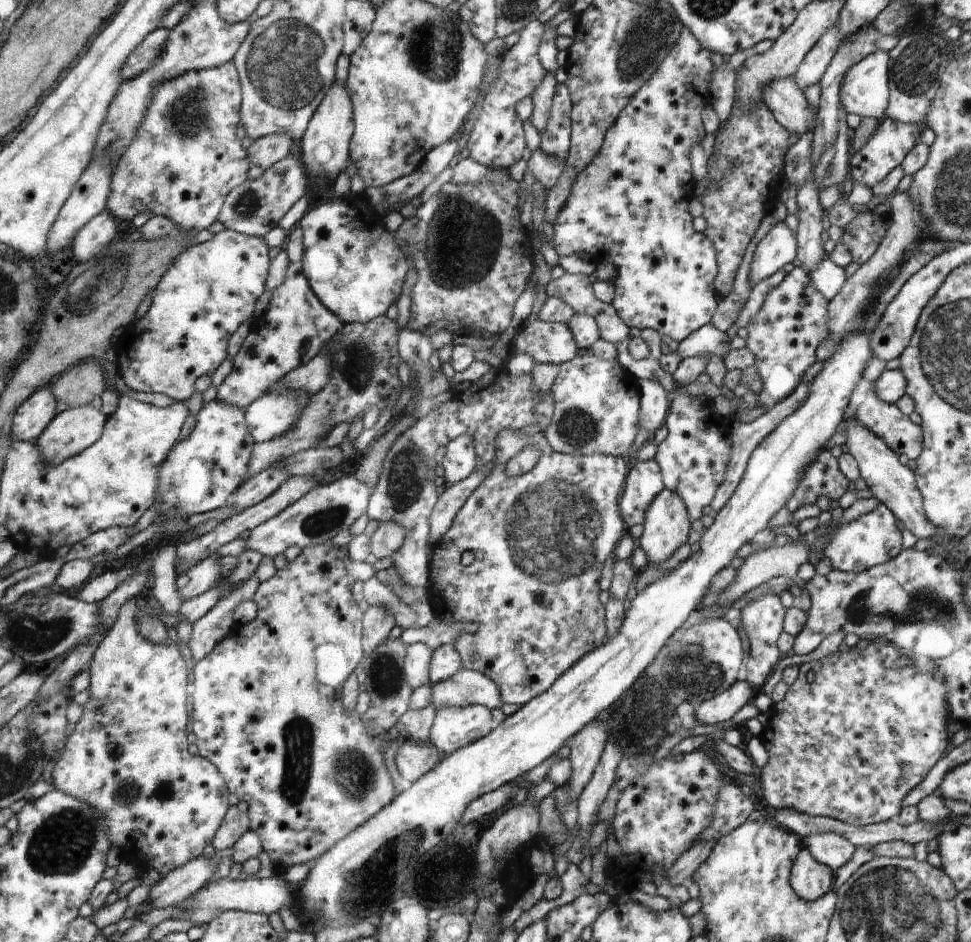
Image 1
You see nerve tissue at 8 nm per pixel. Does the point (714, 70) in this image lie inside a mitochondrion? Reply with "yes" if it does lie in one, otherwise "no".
no

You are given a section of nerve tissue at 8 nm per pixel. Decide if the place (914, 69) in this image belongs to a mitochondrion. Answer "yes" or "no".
yes

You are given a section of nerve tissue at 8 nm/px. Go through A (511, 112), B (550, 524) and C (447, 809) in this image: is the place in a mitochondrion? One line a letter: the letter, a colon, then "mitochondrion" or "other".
A: other
B: mitochondrion
C: other

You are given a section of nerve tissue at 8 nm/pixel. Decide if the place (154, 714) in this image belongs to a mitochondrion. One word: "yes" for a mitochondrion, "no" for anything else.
no

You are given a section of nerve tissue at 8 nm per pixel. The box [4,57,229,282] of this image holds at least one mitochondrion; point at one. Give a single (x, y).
(185, 115)

